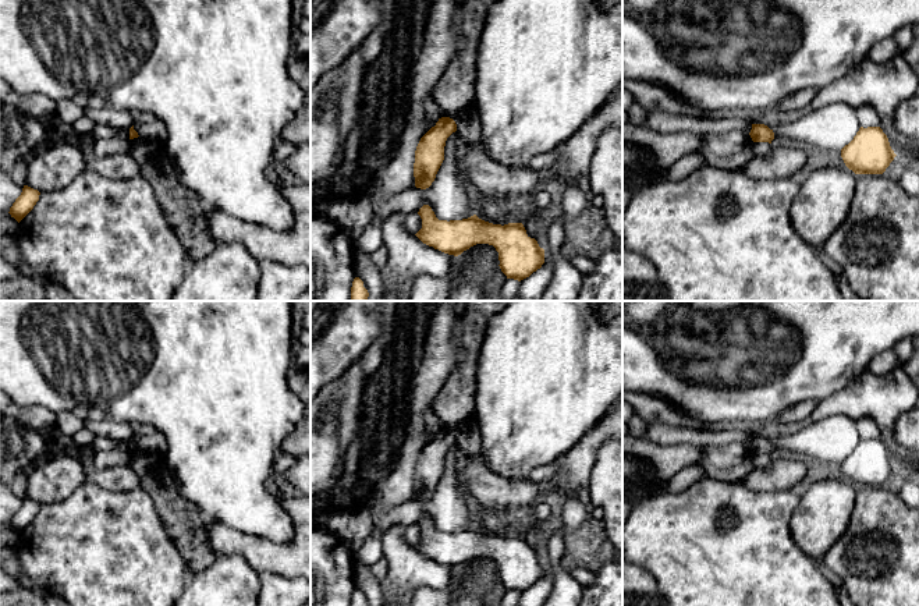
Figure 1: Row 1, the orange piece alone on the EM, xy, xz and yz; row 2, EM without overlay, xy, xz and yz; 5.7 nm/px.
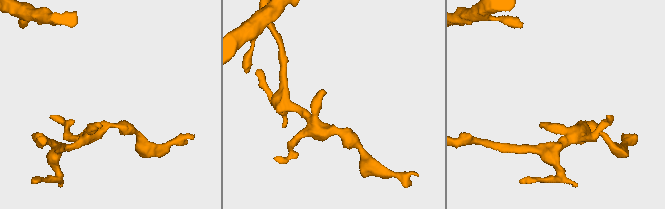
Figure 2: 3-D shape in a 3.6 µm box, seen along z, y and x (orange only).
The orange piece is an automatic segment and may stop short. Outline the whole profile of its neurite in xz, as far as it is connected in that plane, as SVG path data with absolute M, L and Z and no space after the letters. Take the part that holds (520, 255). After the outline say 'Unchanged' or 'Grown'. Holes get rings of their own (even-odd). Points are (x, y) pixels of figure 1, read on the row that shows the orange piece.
M423 205L418 215L422 228L415 235L423 244L454 256L476 244L493 245L507 279L521 281L544 263L544 249L526 234L522 223L493 224L476 215L462 220L439 220L429 205Z. Unchanged

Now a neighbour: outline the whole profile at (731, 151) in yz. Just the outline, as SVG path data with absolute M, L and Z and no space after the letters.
M732 130L727 134L705 134L696 153L706 166L739 171L756 156L748 132Z

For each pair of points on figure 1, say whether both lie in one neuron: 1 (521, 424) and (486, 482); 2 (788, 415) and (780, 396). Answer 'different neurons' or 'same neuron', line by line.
1: different neurons
2: different neurons

